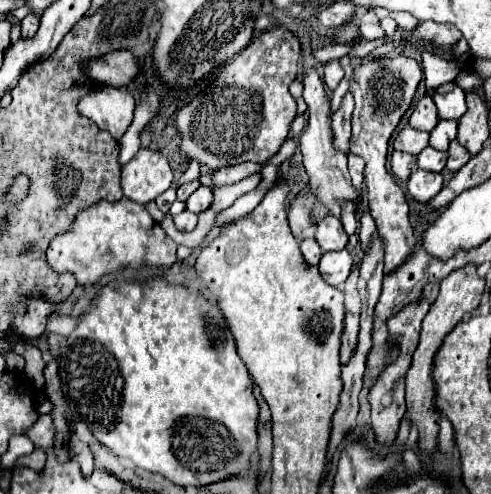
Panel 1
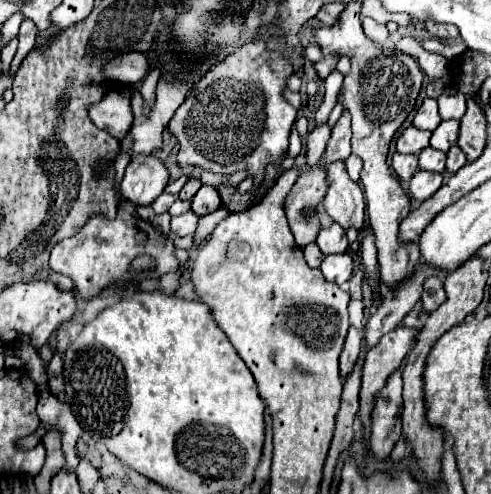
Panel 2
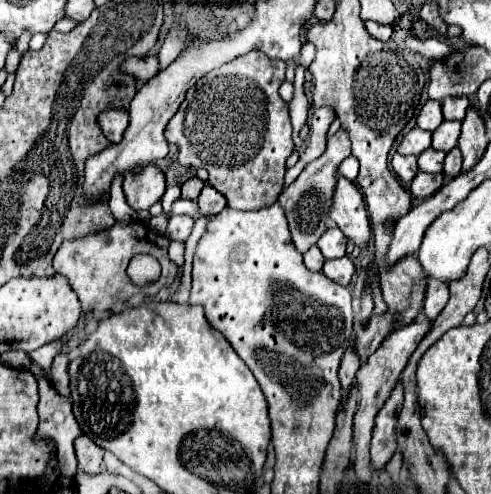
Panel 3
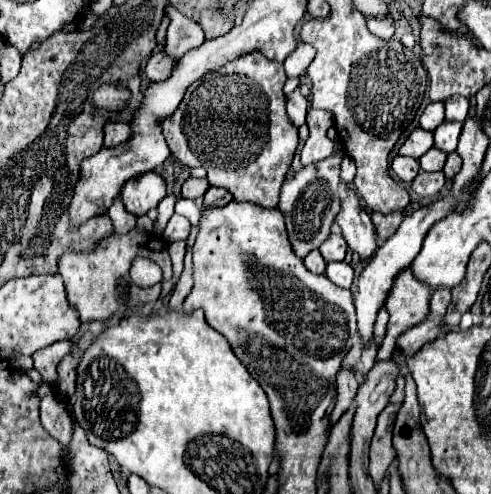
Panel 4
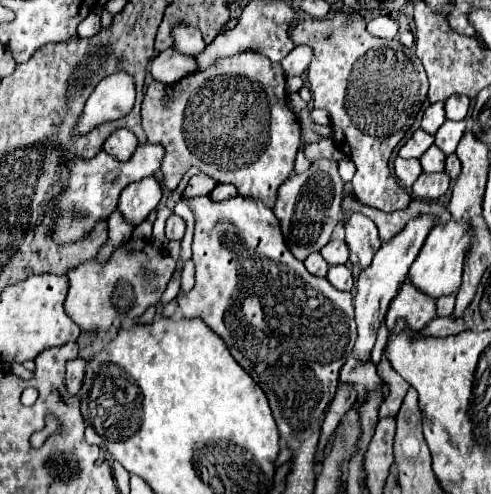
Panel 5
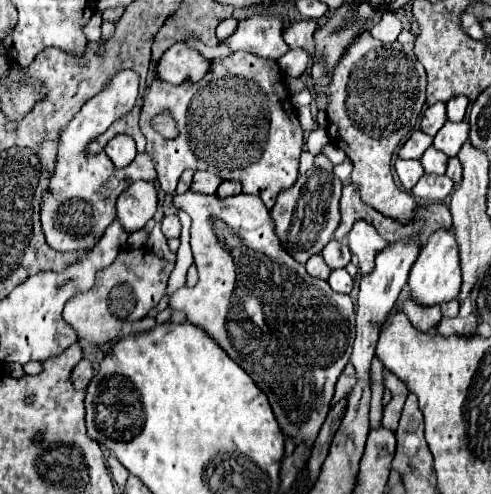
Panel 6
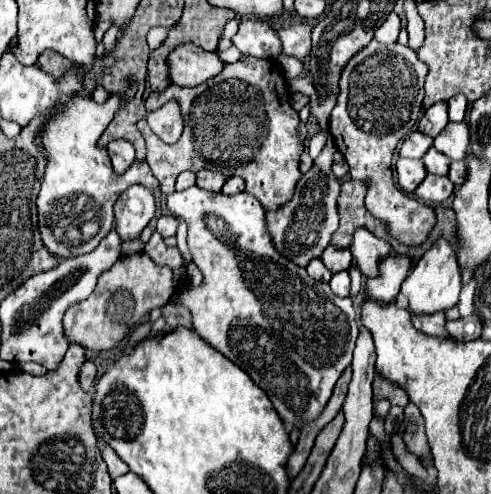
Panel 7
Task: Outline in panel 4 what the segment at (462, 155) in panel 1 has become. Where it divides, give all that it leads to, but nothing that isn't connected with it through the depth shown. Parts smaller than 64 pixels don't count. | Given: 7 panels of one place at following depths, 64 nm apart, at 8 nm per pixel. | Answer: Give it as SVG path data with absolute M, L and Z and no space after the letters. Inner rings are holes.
M450 152L448 154L448 160L446 160L446 166L444 166L444 174L448 178L454 178L458 172L460 172L460 166L462 166L462 160L456 152Z

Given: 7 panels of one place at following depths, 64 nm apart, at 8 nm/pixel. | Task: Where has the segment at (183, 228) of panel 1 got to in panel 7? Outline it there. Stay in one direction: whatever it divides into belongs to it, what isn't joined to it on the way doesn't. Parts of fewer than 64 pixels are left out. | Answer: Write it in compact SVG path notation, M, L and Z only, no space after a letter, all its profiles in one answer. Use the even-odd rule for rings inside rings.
M160 216L156 222L156 232L162 236L174 236L178 228L178 218L176 216Z

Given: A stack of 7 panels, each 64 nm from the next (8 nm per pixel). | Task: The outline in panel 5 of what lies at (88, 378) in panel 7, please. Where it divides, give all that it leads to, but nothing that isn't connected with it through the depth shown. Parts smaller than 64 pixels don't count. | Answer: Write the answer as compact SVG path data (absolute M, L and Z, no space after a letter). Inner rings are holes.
M76 358L66 364L66 388L72 394L78 394L82 380L84 380L84 370L86 370L86 360Z

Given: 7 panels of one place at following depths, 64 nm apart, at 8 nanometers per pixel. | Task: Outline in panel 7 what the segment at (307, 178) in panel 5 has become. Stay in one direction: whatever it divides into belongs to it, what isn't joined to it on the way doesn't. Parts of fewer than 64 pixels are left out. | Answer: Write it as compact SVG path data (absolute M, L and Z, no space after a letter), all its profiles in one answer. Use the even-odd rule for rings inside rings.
M329 134L325 148L314 160L310 170L300 178L292 200L276 212L266 212L266 226L274 248L302 268L306 268L312 258L322 256L324 248L330 244L330 238L338 228L336 198L340 194L340 182L332 174L334 150L331 147L335 145L333 137Z

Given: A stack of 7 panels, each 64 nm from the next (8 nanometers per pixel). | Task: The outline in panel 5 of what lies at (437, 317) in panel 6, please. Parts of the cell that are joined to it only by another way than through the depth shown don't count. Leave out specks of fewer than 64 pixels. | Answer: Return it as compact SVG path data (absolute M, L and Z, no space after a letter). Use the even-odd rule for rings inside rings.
M406 279L404 288L400 288L396 300L392 300L392 308L388 310L388 330L394 328L398 318L404 318L408 326L418 332L426 328L432 318L436 318L436 302L428 300L428 296L420 296L420 292L416 292L416 288L412 288L412 284L408 284Z

